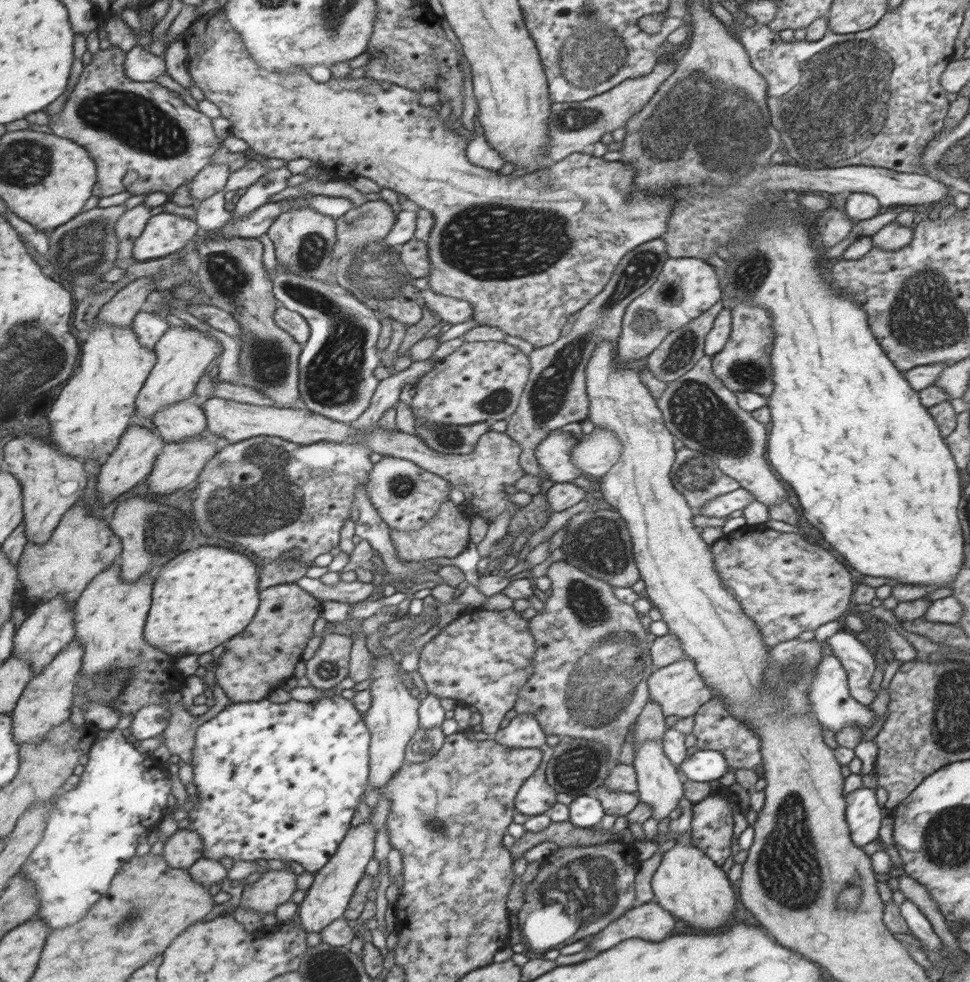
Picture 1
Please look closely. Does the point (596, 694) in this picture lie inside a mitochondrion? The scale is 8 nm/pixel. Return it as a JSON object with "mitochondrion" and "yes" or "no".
{"mitochondrion":"yes"}

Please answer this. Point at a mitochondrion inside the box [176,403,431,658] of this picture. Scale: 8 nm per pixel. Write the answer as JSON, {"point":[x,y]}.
{"point":[253,502]}

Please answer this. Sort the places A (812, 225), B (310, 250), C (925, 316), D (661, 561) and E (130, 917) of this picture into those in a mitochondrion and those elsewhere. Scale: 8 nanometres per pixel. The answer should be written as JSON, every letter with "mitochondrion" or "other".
{"A":"other","B":"mitochondrion","C":"mitochondrion","D":"other","E":"mitochondrion"}

